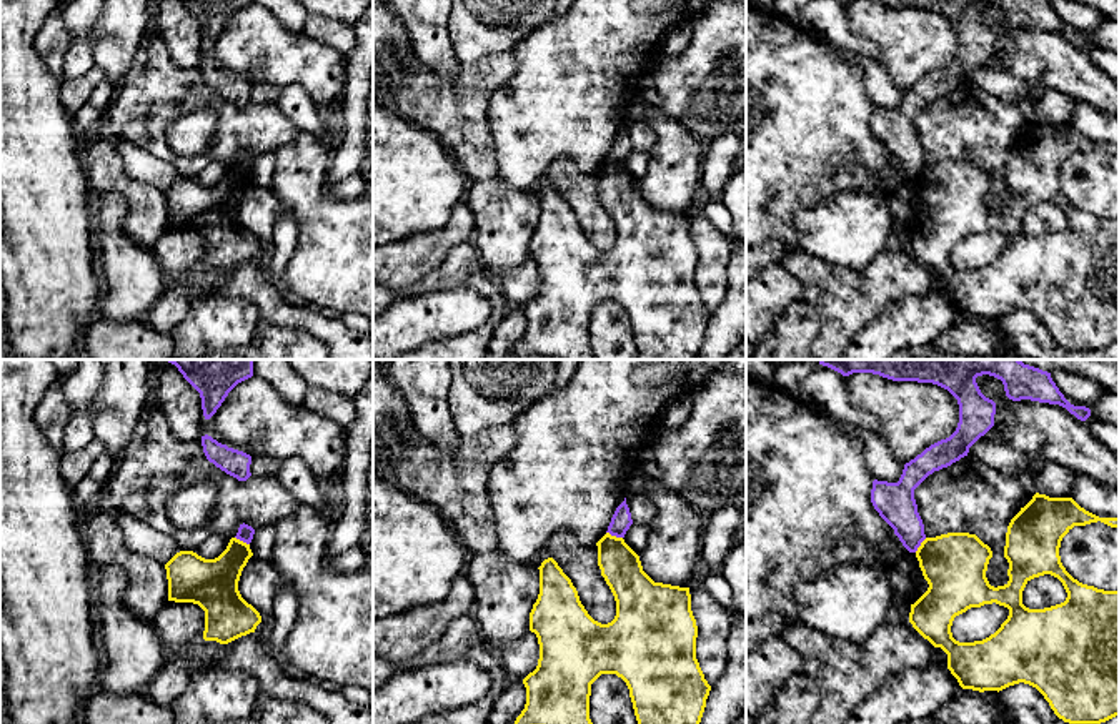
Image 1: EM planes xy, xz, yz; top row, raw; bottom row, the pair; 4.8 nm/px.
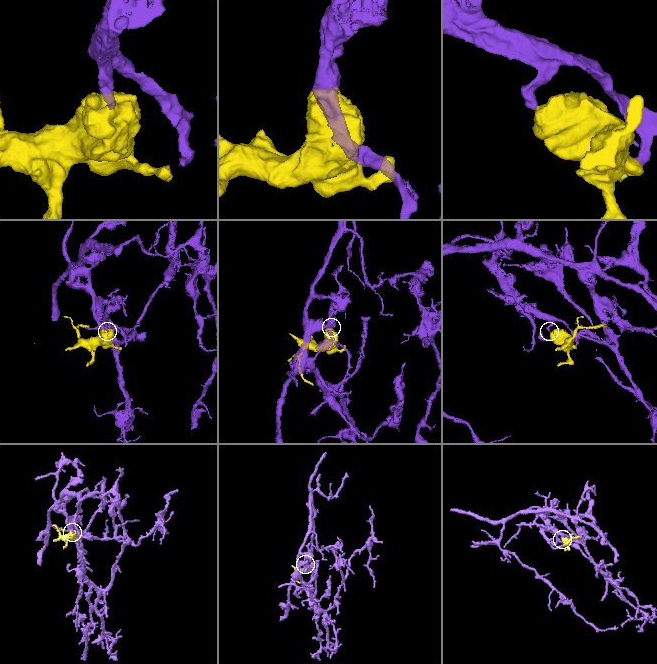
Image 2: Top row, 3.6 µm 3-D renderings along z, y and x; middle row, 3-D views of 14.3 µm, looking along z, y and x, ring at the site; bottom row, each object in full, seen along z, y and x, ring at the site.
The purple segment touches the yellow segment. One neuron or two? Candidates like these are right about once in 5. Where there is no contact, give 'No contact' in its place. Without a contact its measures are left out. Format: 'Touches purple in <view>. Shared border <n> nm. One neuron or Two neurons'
Touches purple in xz. Shared border 90 nm. Two neurons

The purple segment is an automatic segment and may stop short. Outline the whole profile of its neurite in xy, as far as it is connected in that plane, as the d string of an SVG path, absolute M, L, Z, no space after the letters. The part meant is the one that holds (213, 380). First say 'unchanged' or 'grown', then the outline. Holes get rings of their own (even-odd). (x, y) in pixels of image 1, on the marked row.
unchanged; M167 360L200 393L205 419L221 406L228 393L253 376L253 360Z

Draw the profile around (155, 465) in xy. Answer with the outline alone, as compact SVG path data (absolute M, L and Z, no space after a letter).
M153 398L117 458L102 504L142 519L175 539L183 551L200 548L210 534L235 538L243 523L255 531L275 524L300 506L276 476L238 481L216 468L206 459L201 439L182 441L172 433ZM200 481L218 488L215 513L196 529L178 528L168 518L167 501Z

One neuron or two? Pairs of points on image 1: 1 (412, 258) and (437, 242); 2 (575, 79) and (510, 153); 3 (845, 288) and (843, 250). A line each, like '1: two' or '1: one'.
1: one
2: one
3: two

